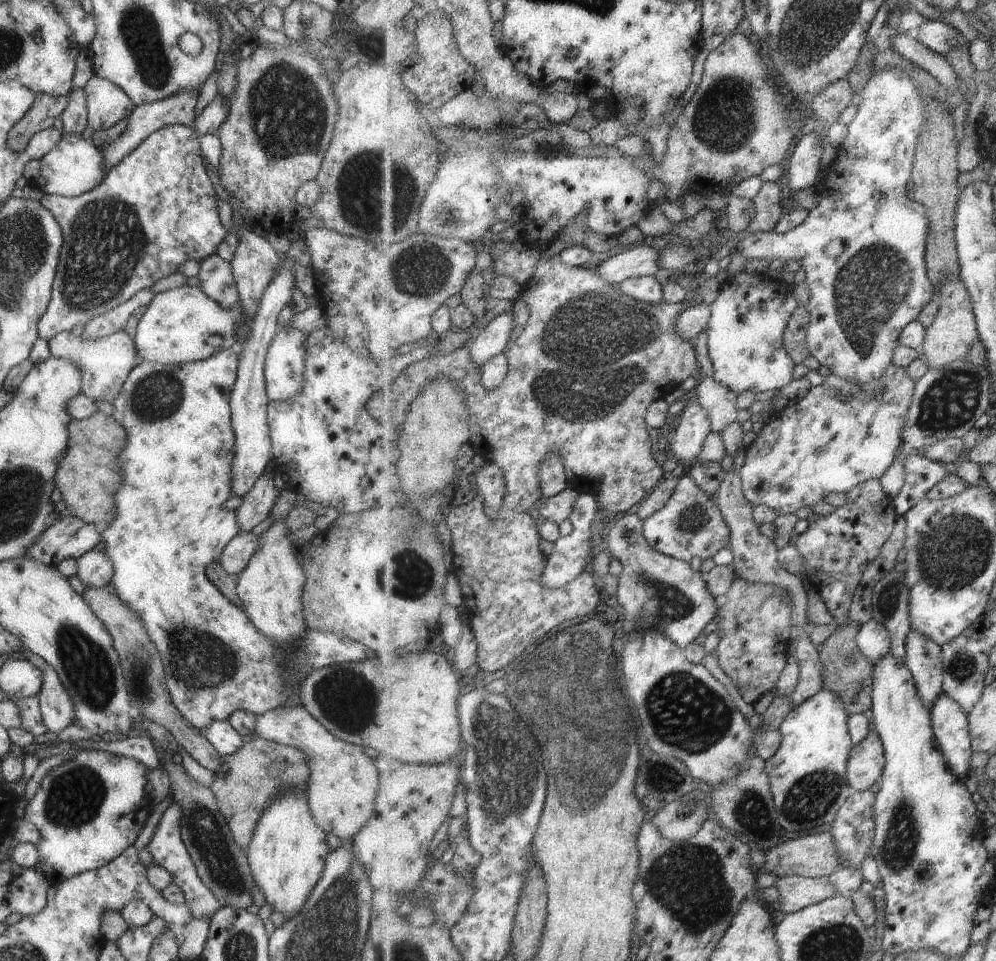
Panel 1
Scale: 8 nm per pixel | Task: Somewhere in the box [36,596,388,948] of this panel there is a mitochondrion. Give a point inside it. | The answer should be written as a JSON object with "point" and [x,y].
{"point":[87,664]}

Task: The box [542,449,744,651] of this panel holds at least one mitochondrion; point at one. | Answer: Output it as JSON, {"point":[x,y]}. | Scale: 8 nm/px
{"point":[671,605]}

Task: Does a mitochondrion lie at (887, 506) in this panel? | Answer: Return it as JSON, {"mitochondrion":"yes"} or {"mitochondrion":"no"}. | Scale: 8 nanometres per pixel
{"mitochondrion":"no"}

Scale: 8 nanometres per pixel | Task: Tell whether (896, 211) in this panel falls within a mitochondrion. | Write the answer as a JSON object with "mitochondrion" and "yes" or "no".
{"mitochondrion":"no"}

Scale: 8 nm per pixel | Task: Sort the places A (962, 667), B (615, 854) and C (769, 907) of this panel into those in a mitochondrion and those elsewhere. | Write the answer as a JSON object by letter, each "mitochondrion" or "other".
{"A":"mitochondrion","B":"other","C":"other"}

